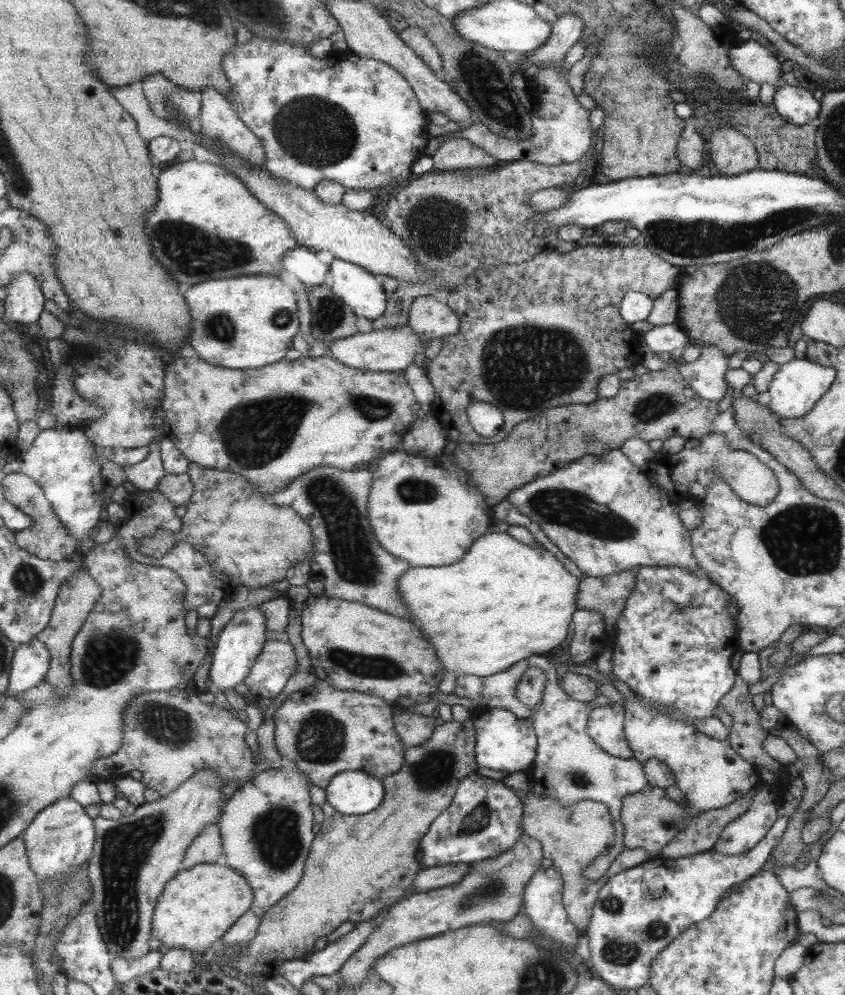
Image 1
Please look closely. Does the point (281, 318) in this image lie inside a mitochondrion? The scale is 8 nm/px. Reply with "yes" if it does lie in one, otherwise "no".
yes

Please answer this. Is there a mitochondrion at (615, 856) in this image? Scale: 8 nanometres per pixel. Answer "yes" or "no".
no

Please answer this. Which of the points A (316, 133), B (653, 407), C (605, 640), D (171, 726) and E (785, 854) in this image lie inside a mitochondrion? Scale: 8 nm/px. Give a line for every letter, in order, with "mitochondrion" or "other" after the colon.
A: mitochondrion
B: mitochondrion
C: other
D: mitochondrion
E: mitochondrion

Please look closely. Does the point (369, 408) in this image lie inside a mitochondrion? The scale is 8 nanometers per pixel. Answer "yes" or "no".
yes

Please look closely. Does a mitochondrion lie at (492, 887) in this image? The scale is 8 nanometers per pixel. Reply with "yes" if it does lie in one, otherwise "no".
yes

